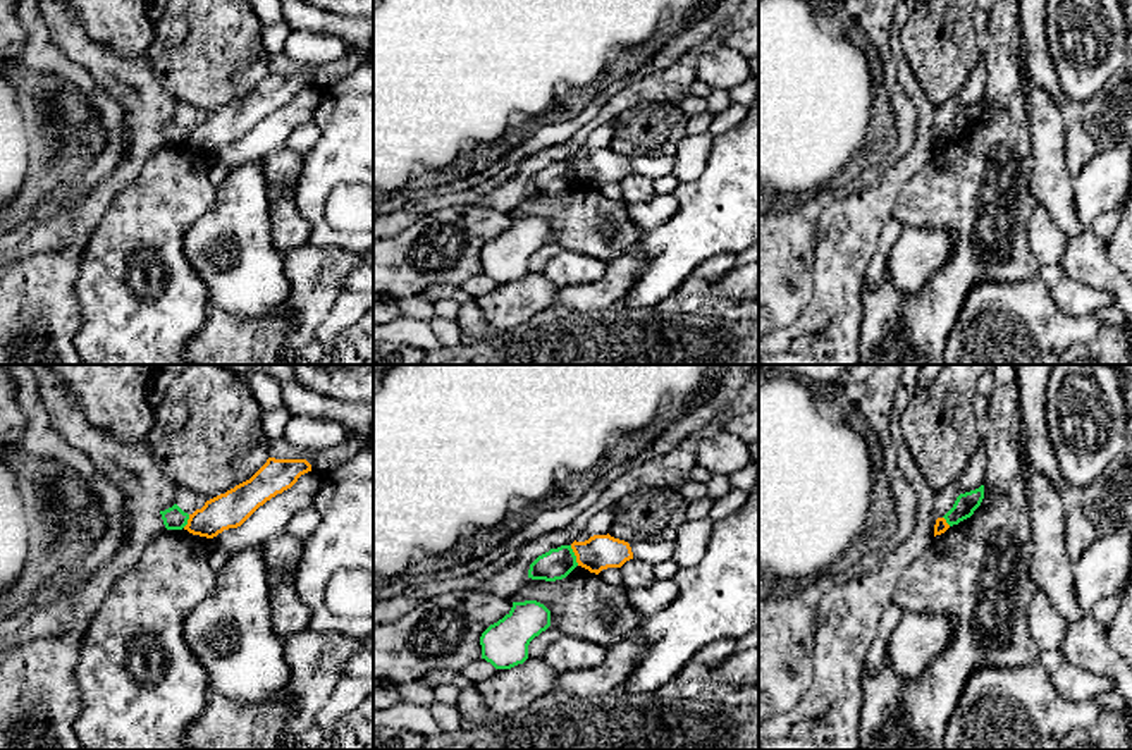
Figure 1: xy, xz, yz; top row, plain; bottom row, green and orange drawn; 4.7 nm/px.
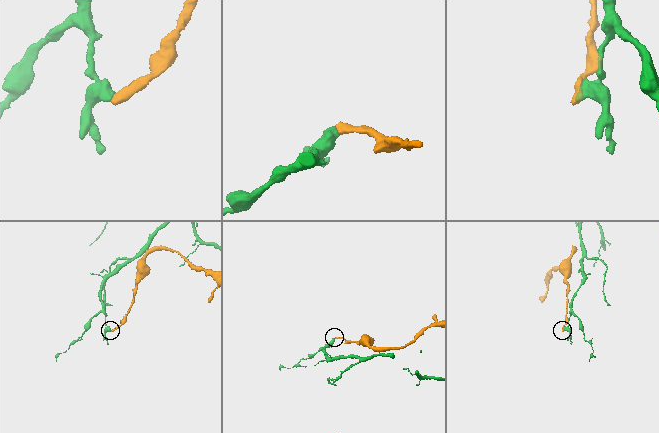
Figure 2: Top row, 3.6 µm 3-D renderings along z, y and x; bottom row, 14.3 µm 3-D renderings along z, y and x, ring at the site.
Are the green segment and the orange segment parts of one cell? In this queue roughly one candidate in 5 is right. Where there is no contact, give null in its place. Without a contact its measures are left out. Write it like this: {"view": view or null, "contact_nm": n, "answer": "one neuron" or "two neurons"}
{"view": "xz", "contact_nm": 100, "answer": "two neurons"}

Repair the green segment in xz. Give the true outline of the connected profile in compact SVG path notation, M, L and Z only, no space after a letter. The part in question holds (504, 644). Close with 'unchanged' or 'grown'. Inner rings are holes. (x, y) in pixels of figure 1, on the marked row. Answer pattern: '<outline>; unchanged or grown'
M513 602L511 611L480 636L482 659L511 669L528 659L530 642L551 626L551 611L537 602Z; unchanged

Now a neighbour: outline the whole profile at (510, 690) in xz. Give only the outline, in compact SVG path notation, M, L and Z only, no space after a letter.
M526 659L511 669L497 669L497 673L475 685L489 707L489 717L483 722L494 722L511 716L554 688L557 673L542 659Z

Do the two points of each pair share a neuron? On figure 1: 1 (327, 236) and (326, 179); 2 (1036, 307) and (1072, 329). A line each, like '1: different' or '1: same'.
1: same
2: same

